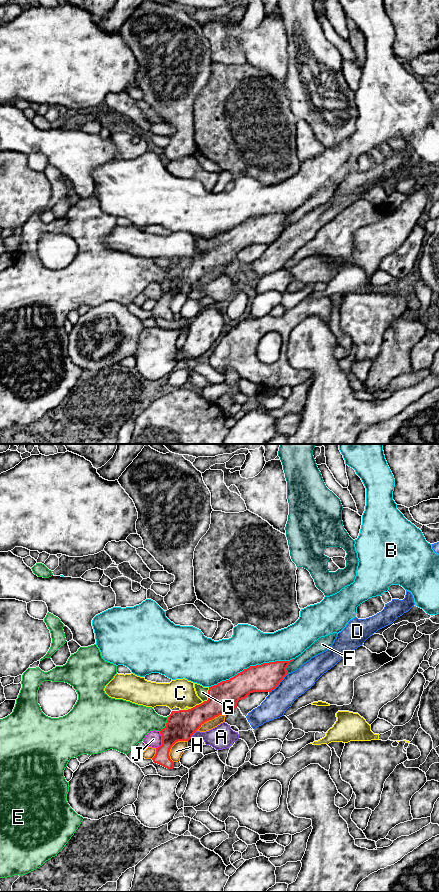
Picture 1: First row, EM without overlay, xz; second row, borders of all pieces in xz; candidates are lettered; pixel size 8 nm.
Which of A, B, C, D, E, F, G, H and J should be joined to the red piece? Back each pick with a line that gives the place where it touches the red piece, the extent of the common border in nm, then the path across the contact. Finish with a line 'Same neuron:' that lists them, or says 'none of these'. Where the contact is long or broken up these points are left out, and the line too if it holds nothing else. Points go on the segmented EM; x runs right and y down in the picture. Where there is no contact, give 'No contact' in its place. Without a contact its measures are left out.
G: Touches red at xz (208, 695). Shared border 140 nm. Path across: xz (222, 698), (214, 698), (208, 695), (202, 692)
Same neuron: G

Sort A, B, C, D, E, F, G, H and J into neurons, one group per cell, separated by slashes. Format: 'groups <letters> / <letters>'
groups A / B / C / D / E / F / G / H / J

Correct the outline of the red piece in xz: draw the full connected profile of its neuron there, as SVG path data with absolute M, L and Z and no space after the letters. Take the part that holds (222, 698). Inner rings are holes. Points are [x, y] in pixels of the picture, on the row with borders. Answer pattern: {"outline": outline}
{"outline": "M293 660L250 666L229 680L211 687L194 683L196 694L203 702L193 708L171 712L166 726L160 731L162 745L156 748L153 762L173 769L174 762L169 752L176 742L189 741L202 724L228 714L237 707L239 700L247 698L250 693L274 690L288 674L286 668Z"}

